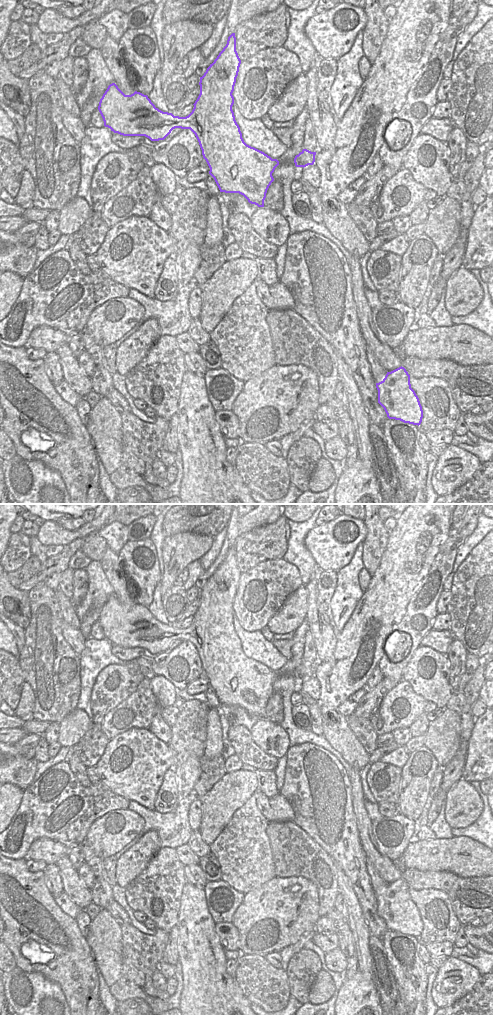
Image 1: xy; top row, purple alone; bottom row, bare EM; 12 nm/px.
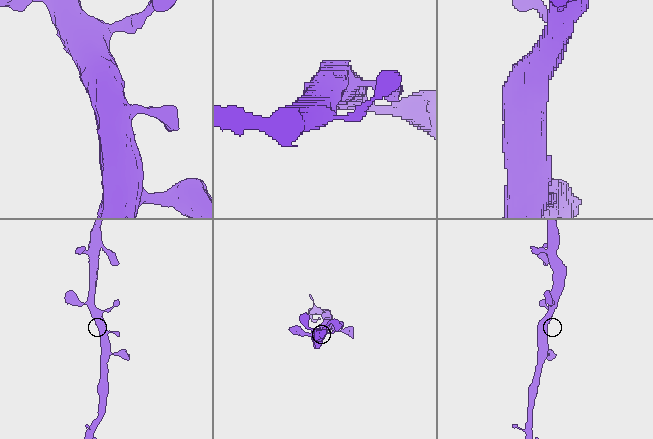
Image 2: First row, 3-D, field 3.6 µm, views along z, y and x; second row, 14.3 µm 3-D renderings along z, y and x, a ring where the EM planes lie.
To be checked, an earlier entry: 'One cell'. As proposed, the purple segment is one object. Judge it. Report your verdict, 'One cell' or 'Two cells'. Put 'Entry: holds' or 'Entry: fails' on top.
Entry: holds
One cell

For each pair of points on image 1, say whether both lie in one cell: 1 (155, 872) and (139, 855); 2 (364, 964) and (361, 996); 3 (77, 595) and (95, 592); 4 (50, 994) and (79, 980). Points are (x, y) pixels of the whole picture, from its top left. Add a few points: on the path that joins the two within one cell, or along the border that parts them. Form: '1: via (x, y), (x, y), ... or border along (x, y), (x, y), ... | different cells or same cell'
1: border along (161, 848), (132, 881) | different cells
2: border along (358, 971), (364, 978), (371, 980) | different cells
3: border along (85, 569), (87, 574), (87, 592), (75, 607) | different cells
4: border along (42, 974), (59, 985), (67, 1004) | different cells

